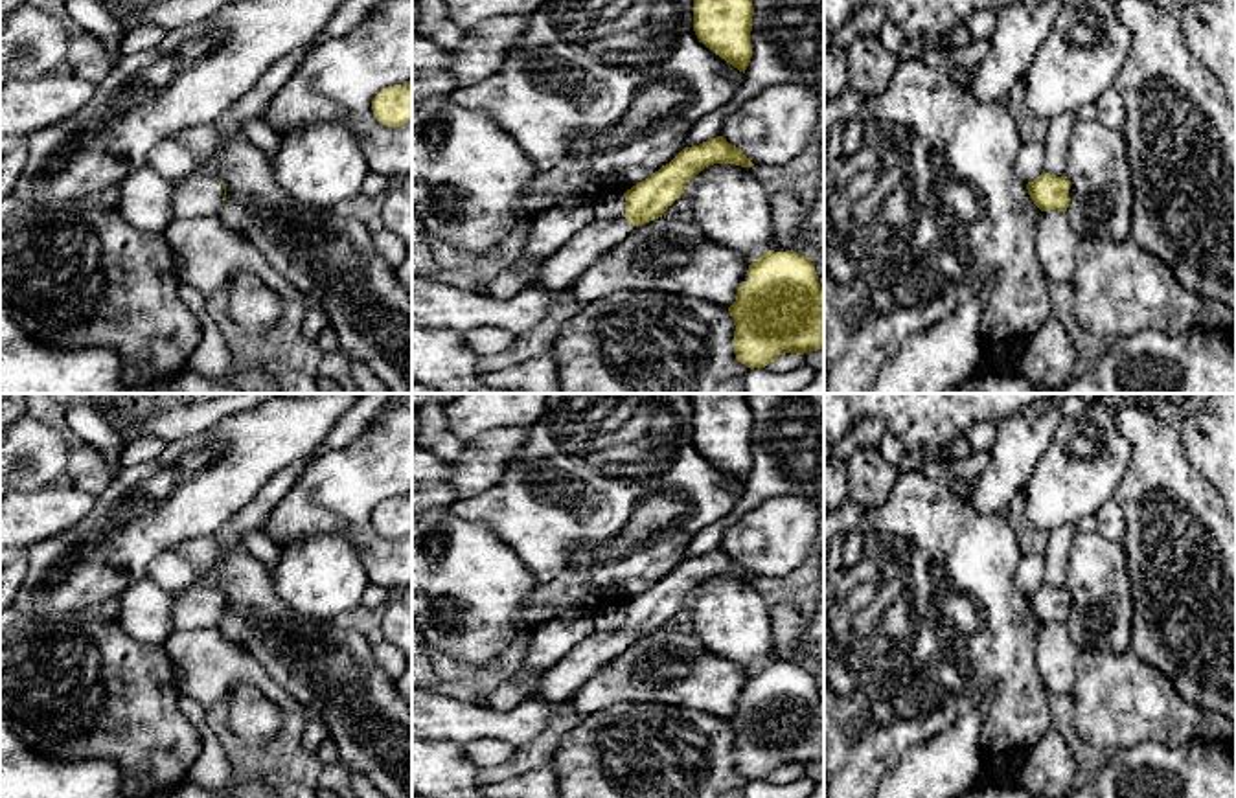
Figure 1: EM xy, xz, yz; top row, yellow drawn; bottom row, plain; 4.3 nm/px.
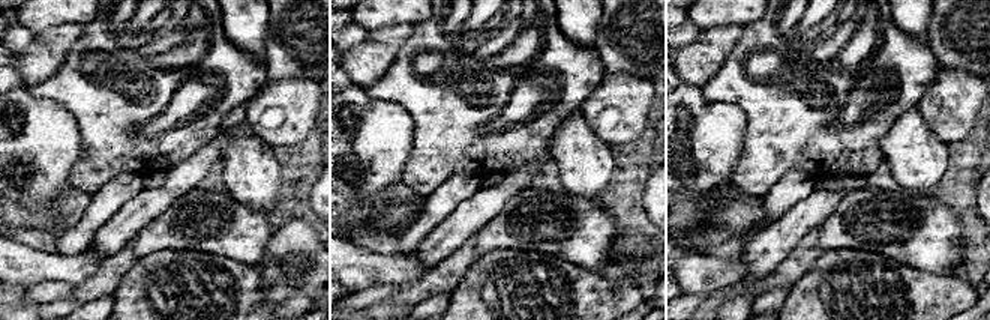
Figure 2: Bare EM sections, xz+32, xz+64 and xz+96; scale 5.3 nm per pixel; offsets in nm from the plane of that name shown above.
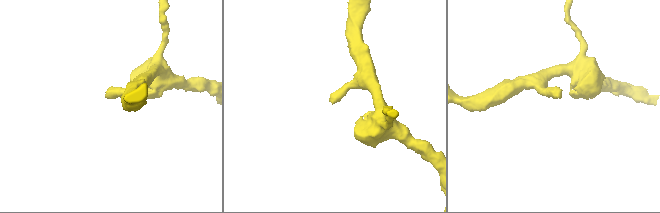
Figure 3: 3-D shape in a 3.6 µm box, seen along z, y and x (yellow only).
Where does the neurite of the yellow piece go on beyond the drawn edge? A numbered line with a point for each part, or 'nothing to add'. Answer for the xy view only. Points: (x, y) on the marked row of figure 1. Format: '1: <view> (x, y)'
1: xy (195, 195)

